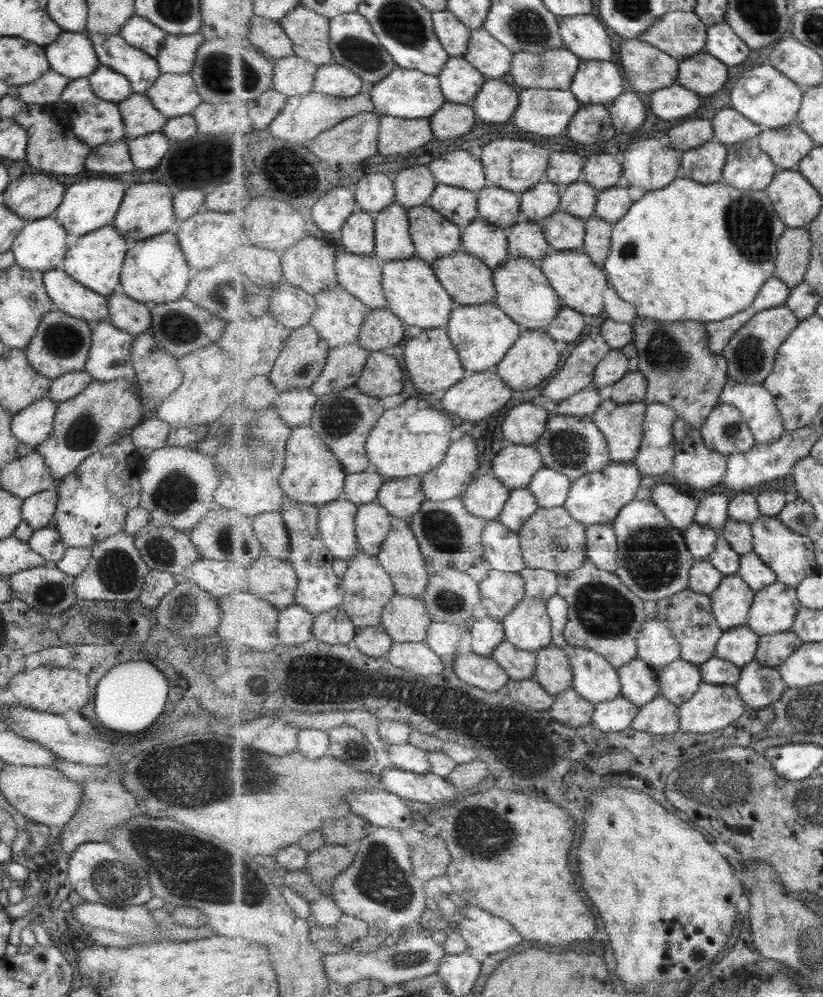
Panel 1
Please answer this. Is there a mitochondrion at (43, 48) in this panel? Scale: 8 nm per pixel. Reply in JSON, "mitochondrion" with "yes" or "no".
{"mitochondrion":"no"}

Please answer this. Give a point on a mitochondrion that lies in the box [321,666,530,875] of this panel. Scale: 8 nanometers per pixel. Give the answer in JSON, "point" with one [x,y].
{"point":[483,837]}

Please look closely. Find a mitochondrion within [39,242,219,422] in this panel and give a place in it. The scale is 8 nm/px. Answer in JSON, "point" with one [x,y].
{"point":[62,340]}

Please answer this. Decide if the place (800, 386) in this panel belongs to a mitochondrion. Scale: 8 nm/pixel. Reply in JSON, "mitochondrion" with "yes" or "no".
{"mitochondrion":"yes"}

